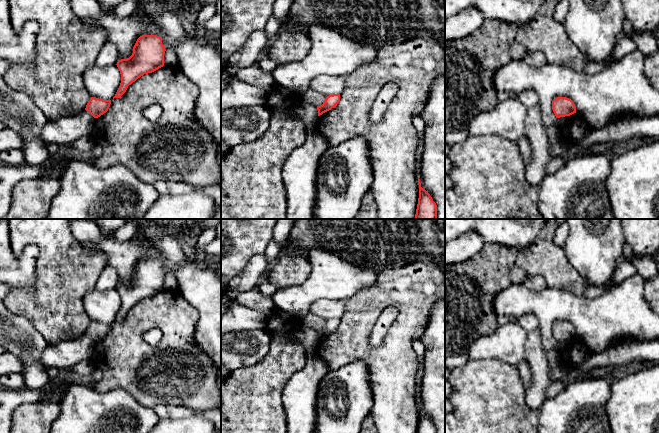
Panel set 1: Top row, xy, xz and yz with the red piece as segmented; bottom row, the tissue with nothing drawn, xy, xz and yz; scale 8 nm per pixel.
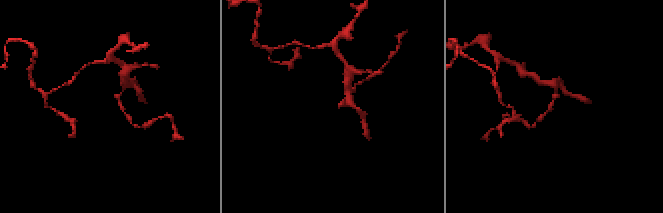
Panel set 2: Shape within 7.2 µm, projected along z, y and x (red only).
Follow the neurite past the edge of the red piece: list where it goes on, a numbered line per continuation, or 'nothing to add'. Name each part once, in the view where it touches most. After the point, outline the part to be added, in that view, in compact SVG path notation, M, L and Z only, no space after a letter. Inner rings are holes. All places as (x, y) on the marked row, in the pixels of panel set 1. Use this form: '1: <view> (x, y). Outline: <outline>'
nothing to add

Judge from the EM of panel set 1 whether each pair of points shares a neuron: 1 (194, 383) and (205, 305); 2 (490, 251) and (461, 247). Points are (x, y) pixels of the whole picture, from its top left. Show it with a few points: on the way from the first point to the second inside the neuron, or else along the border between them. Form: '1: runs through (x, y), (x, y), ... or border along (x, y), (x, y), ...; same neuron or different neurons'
1: border along (196, 322), (195, 341), (210, 358); different neurons
2: border along (485, 244), (469, 259), (460, 263); different neurons

